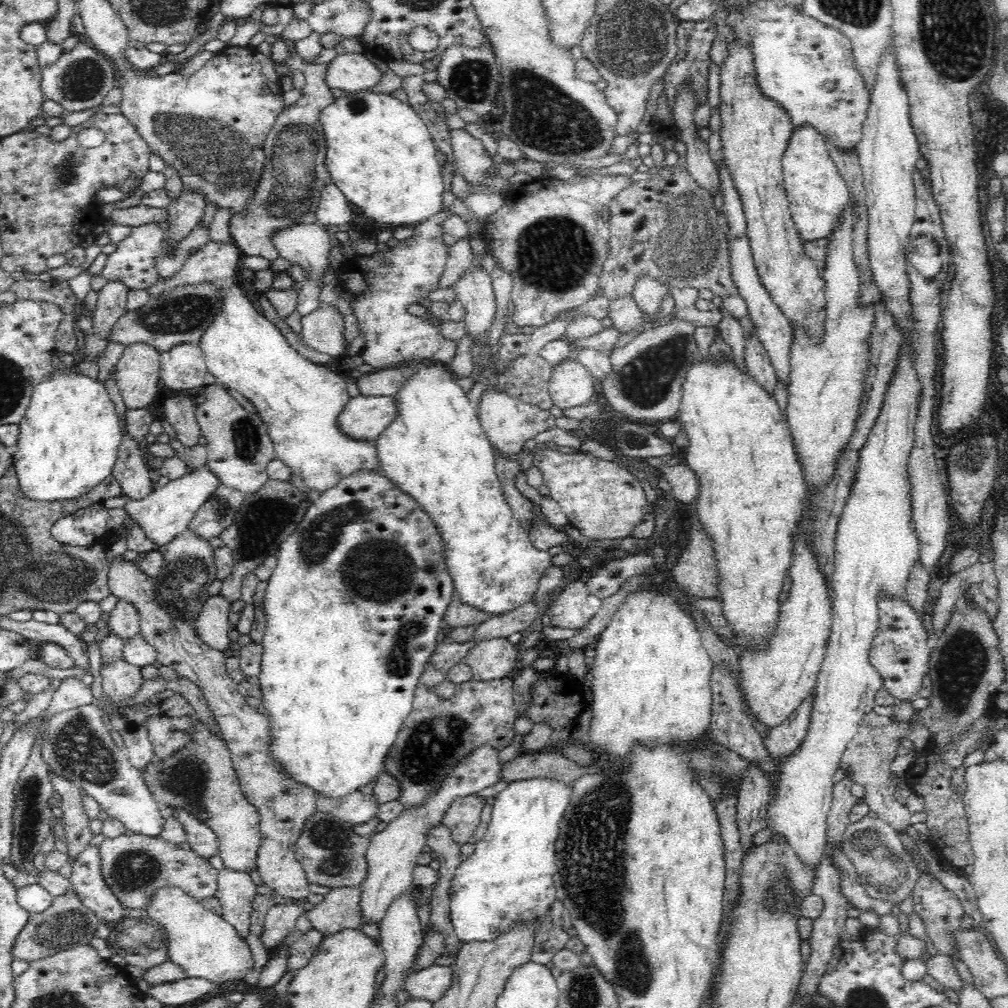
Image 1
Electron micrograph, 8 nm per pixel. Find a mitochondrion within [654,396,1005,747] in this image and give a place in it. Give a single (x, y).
(962, 659)

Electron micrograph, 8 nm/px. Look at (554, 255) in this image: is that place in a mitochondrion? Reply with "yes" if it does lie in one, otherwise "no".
yes

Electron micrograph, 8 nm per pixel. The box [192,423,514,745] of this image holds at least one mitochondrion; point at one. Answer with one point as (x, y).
(262, 522)

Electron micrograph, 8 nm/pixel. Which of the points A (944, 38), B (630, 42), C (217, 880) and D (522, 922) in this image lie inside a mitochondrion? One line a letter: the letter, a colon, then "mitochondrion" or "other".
A: mitochondrion
B: mitochondrion
C: other
D: other

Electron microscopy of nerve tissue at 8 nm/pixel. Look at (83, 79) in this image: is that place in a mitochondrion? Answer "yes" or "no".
yes

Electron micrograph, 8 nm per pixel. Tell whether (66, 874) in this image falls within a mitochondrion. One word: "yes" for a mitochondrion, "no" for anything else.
no

